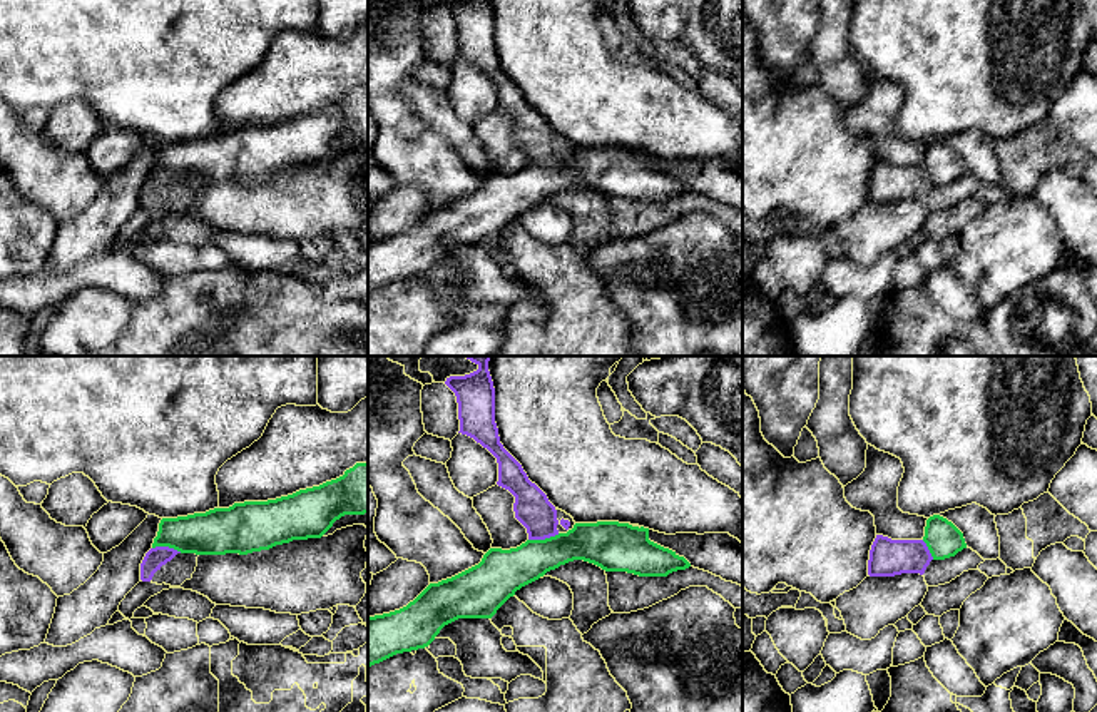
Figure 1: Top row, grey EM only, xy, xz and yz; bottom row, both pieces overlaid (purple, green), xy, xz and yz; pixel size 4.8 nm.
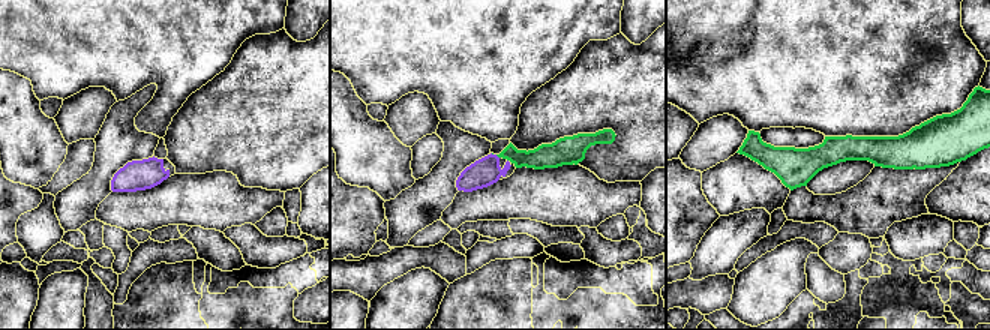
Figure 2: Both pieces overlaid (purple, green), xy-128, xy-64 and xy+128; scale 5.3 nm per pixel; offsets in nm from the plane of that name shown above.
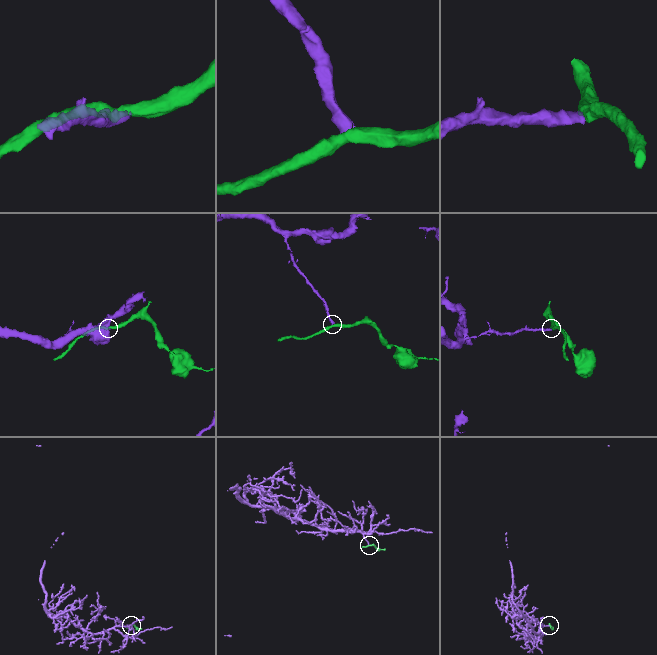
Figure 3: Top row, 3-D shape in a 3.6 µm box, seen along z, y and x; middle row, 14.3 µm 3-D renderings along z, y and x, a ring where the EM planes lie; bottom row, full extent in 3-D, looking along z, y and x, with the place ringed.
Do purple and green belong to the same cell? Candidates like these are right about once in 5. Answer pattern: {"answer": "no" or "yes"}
{"answer": "no"}

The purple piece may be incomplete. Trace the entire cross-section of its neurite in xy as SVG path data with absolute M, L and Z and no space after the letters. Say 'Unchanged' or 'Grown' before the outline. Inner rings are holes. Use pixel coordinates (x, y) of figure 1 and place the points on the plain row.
Unchanged. M169 172L151 174L140 189L140 206L151 207L154 199L161 196L162 191L171 187L177 179L181 177Z

